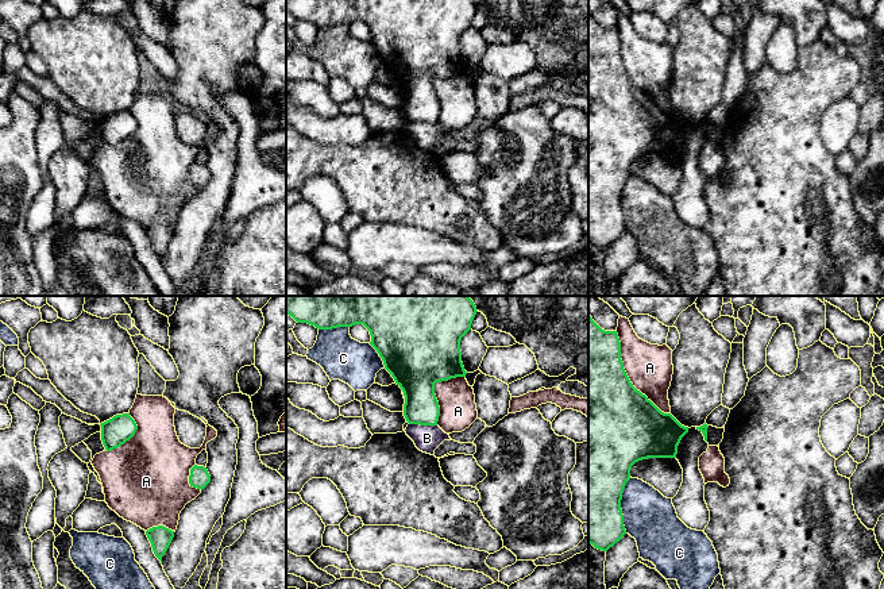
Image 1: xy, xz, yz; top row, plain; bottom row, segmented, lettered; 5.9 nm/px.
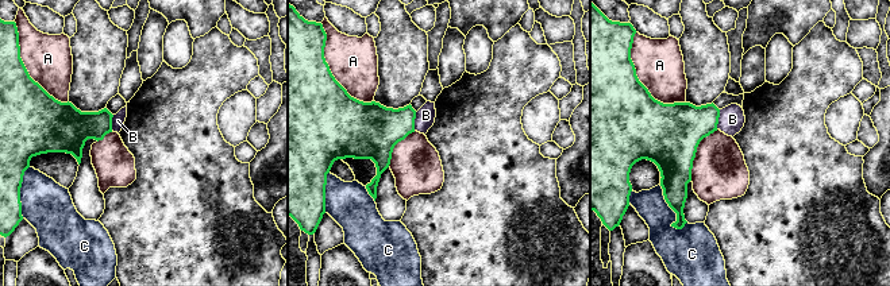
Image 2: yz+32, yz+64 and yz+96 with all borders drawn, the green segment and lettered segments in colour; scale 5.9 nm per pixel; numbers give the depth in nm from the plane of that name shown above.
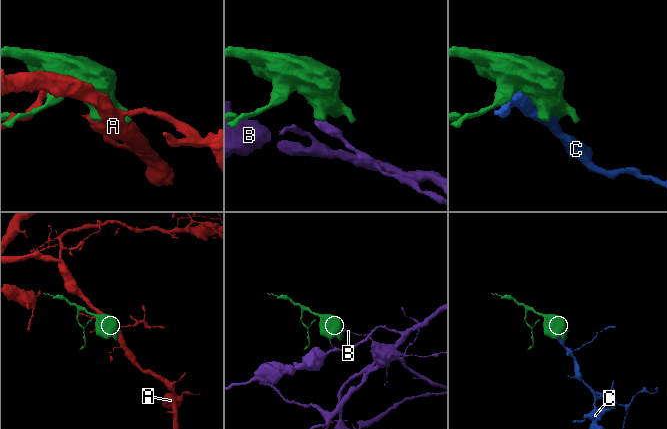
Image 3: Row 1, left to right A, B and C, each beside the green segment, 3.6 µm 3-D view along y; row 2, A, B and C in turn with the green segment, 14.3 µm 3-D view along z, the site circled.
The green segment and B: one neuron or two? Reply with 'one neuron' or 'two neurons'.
two neurons

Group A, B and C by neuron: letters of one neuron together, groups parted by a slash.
A / B / C

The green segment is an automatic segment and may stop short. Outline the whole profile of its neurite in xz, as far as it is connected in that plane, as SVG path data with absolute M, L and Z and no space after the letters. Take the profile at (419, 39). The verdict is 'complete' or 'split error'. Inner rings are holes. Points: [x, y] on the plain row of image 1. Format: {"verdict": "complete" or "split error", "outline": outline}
{"verdict": "complete", "outline": "M286 0L297 20L319 27L363 22L404 89L406 119L420 123L437 123L435 81L466 74L460 38L476 9L474 0Z"}

